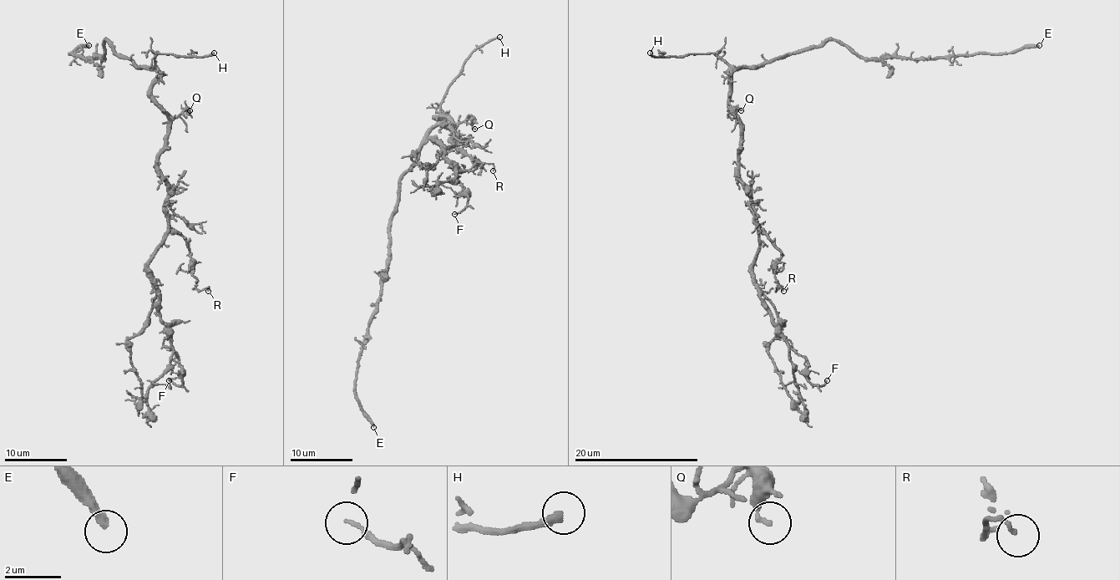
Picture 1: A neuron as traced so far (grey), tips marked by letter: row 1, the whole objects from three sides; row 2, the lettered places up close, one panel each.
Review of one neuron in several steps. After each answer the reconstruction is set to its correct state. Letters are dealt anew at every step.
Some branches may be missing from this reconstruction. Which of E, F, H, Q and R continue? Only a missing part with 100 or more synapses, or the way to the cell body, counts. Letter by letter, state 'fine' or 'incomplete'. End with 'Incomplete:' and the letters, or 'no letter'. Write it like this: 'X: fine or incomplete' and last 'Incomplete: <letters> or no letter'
E: incomplete
F: fine
H: incomplete
Q: fine
R: fine
Incomplete: E, H

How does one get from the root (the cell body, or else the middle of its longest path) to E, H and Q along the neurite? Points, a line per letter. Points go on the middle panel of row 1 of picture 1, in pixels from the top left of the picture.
E: (440, 116), (400, 181), (387, 275), (358, 362), (355, 399), (373, 427)
H: (440, 116), (437, 118), (443, 118), (440, 114), (443, 94), (460, 71), (463, 62), (478, 48), (499, 37)
Q: (440, 116), (449, 116), (456, 122), (462, 122), (468, 116), (474, 129)

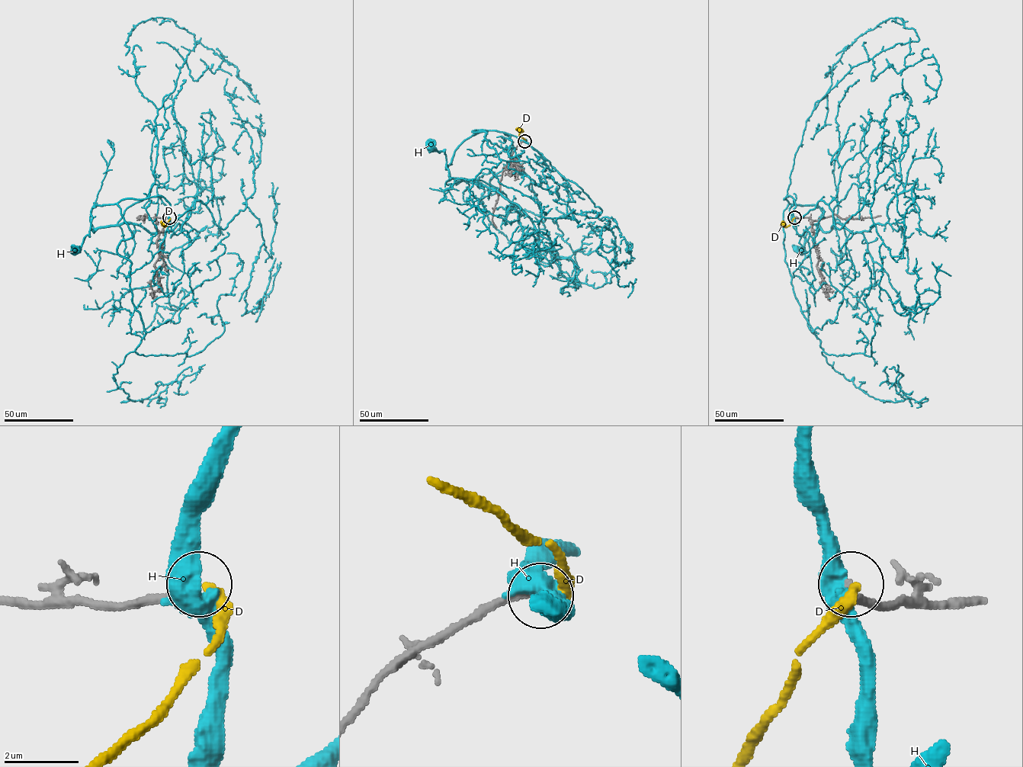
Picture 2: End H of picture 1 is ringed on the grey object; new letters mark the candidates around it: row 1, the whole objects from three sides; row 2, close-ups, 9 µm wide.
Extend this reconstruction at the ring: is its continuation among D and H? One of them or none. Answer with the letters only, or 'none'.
none

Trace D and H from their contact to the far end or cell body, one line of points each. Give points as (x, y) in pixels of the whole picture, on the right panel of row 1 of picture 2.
D: (794, 217), (789, 225), (784, 226), (783, 224)
H: (793, 217), (788, 196), (790, 203), (822, 213), (819, 229), (809, 227), (800, 251)

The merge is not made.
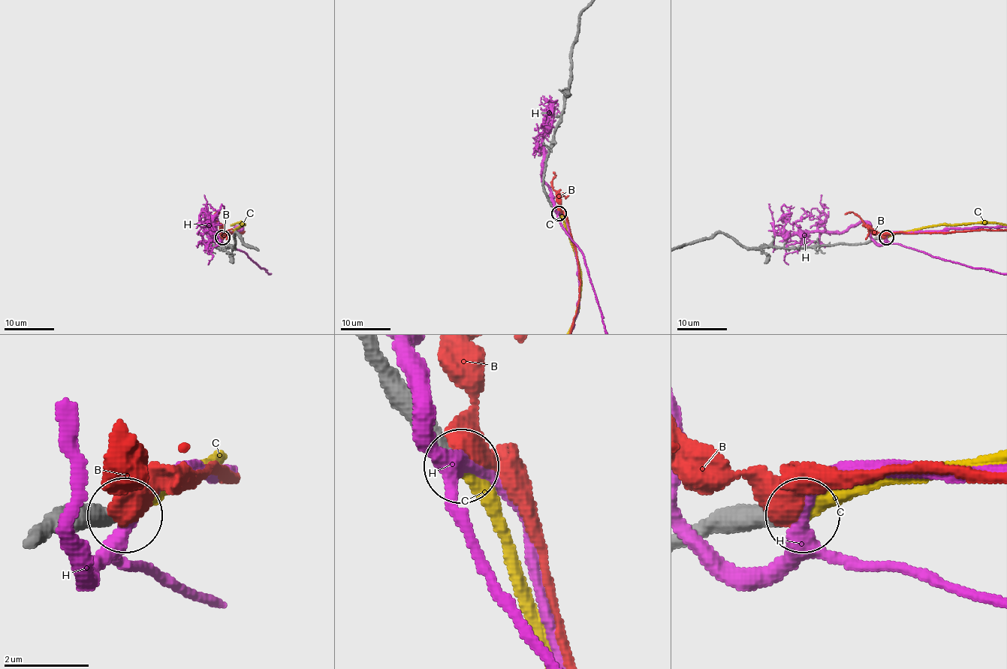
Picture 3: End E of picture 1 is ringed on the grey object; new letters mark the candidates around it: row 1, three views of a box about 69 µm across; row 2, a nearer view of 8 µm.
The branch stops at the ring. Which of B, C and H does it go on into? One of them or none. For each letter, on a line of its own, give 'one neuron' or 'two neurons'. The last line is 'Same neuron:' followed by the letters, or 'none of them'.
B: two neurons
C: one neuron
H: two neurons
Same neuron: C

